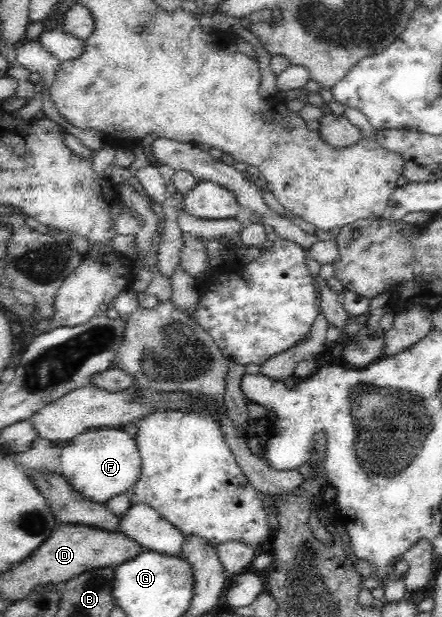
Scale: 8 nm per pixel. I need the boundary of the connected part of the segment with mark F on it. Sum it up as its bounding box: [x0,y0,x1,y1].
[61,428,142,504]

